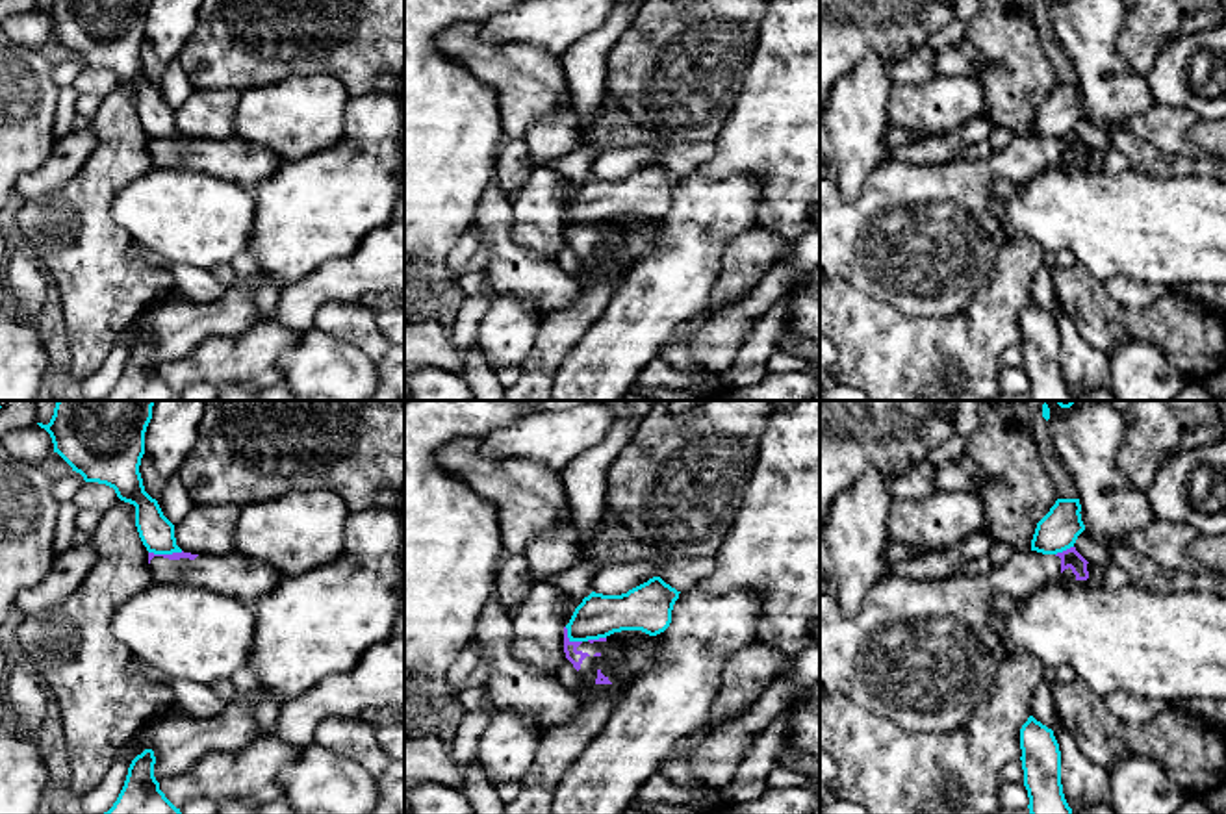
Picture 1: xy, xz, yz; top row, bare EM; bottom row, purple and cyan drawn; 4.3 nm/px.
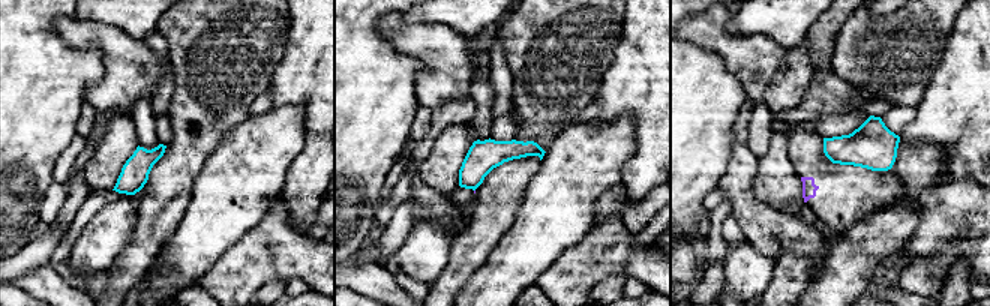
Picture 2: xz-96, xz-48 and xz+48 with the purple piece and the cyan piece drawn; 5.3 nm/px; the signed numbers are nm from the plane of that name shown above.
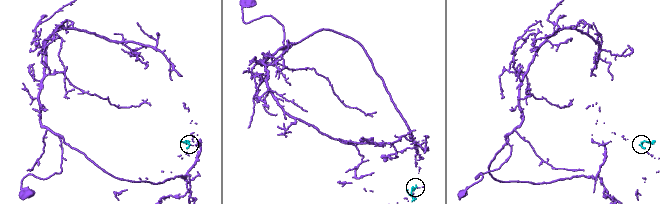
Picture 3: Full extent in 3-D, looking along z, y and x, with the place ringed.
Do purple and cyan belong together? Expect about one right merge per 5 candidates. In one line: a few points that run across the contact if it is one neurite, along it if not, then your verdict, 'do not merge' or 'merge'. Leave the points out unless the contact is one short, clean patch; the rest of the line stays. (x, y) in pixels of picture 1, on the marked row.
line xy (182, 551), (149, 553); do not merge

